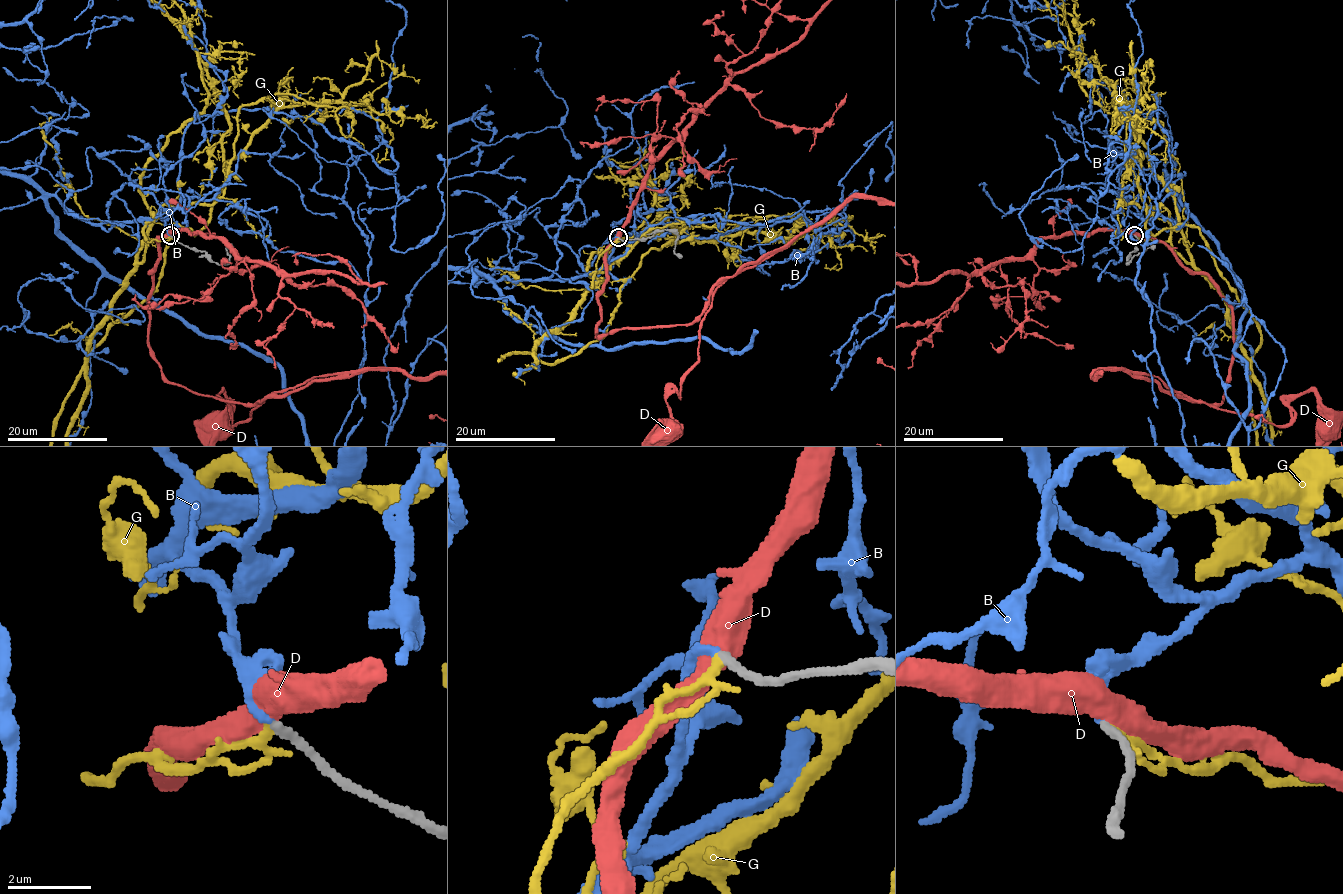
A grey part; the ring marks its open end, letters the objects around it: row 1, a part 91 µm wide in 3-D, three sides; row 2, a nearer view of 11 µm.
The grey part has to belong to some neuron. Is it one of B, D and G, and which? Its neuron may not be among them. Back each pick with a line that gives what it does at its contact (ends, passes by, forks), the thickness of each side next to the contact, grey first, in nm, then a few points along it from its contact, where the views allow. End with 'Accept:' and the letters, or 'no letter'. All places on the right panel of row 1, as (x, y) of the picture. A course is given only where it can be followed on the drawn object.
B: it ends there; 200 nm thick on the grey side, 200 nm on the other
Accept: B

